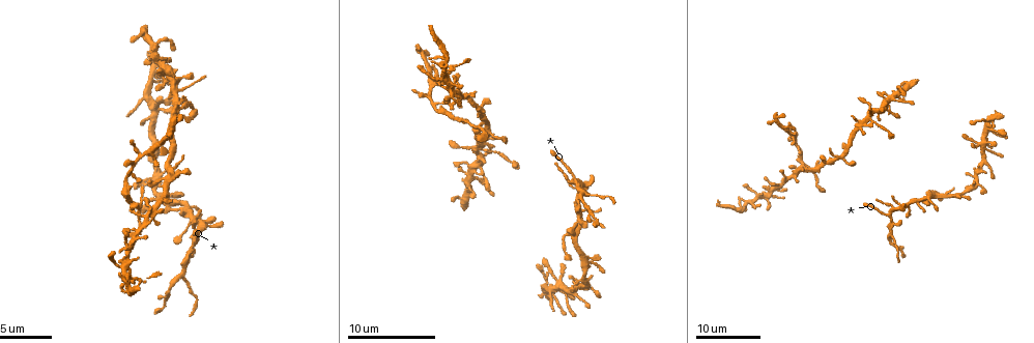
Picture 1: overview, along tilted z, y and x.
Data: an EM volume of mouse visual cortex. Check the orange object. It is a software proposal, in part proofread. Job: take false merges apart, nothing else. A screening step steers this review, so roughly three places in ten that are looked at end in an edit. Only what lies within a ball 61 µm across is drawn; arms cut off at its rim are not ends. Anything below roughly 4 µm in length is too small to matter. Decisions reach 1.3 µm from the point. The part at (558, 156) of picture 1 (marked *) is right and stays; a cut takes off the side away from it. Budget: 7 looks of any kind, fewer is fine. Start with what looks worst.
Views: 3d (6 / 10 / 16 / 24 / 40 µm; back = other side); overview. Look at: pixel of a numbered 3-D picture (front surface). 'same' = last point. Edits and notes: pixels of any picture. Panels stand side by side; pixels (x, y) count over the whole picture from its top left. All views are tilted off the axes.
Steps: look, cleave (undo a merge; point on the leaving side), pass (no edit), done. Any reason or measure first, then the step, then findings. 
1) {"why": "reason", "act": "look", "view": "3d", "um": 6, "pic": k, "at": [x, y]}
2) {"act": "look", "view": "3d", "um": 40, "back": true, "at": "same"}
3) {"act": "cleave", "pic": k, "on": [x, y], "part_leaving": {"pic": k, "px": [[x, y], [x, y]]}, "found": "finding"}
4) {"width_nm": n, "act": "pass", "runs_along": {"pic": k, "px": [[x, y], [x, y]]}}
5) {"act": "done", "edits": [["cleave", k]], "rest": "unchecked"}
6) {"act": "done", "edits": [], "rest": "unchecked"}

{"why": "arms part here", "act": "look", "view": "3d", "um": 16, "pic": 1, "at": [576, 183]}

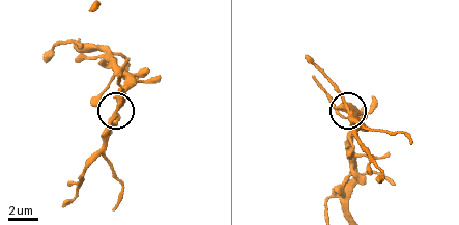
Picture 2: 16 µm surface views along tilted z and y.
{"act": "look", "view": "3d", "um": 10, "pic": 2, "at": [346, 107]}

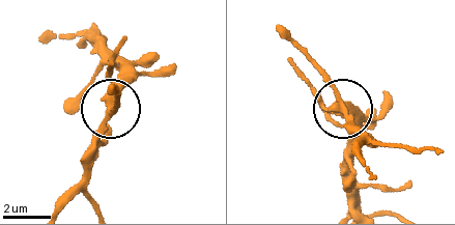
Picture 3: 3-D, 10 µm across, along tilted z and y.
{"width_nm": 260, "act": "pass", "runs_along": {"pic": 3, "px": [[297, 43], [336, 89], [345, 114], [366, 131]]}, "found": "continuous, no second cell"}

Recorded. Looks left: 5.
{"why": "thin arm on a thick one", "act": "look", "view": "3d", "um": 16, "pic": 1, "at": [872, 121]}

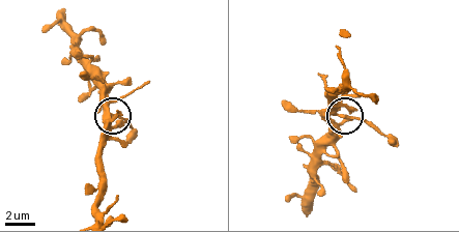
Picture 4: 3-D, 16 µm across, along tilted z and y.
{"act": "look", "view": "3d", "um": 10, "pic": 4, "at": [339, 113]}

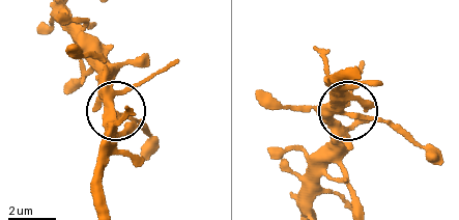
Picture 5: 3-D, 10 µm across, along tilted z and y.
{"arms": 3, "act": "pass", "found": "one cell here"}

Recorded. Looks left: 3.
{"act": "look", "view": "3d", "um": 16, "pic": 1, "at": [801, 160]}

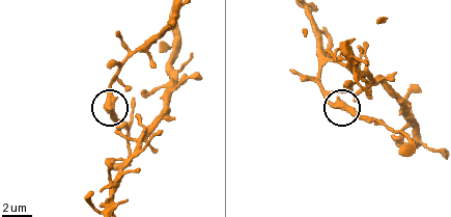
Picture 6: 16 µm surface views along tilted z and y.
{"why": "closer look", "act": "look", "view": "3d", "um": 6, "pic": 6, "at": [111, 110]}

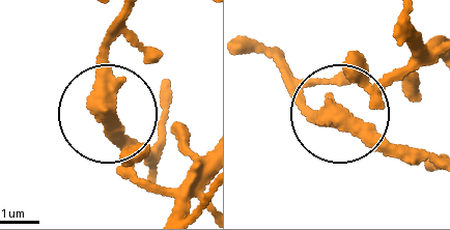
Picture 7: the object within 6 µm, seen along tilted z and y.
{"width_nm": 360, "act": "pass", "found": "one cell here"}

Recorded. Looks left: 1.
{"act": "done", "edits": [], "rest": "unchecked"}

